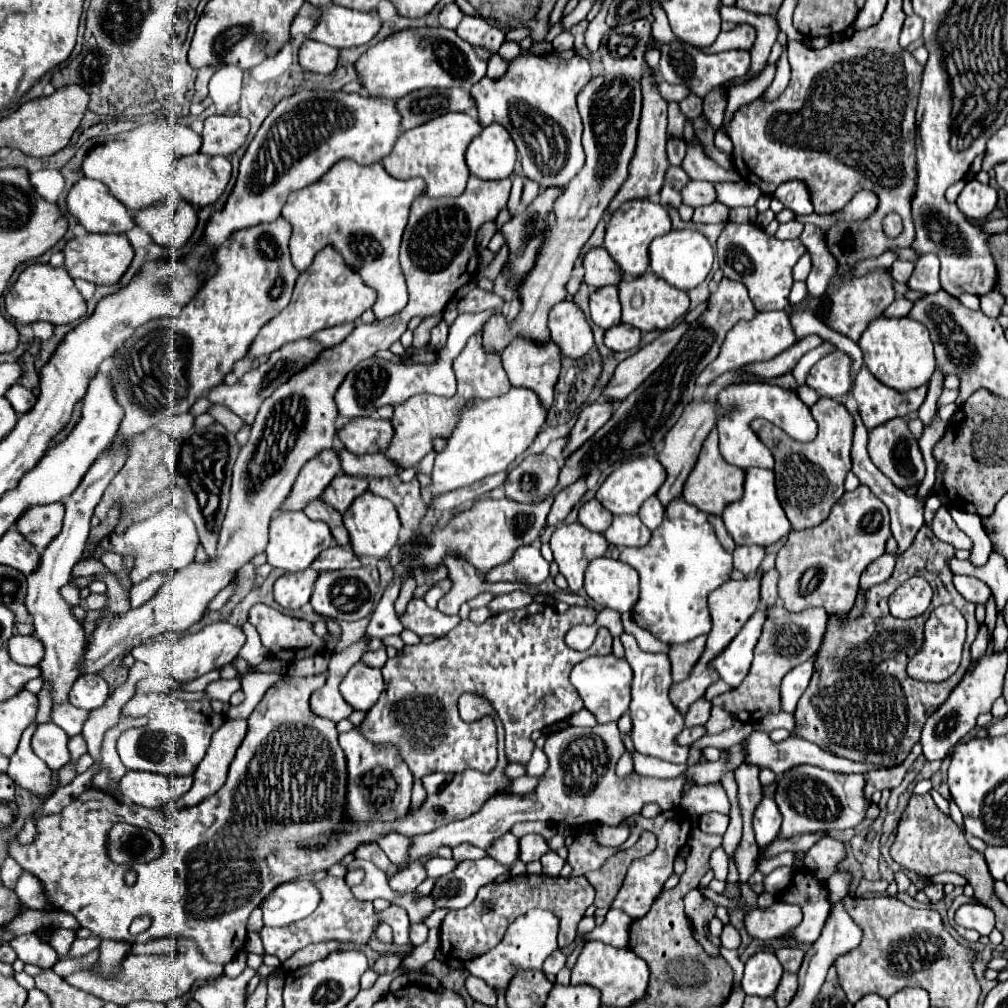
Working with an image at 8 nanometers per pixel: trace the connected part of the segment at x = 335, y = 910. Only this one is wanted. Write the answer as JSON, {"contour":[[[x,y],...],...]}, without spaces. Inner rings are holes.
{"contour":[[[325,877],[317,885],[321,891],[321,903],[309,917],[295,921],[295,923],[289,923],[285,927],[263,927],[261,929],[259,935],[261,935],[265,953],[277,955],[281,961],[285,961],[297,949],[303,949],[311,943],[321,943],[321,941],[341,941],[341,943],[353,943],[353,945],[361,947],[371,939],[371,933],[379,923],[387,923],[393,929],[397,945],[411,945],[407,911],[403,907],[389,905],[383,911],[375,911],[373,903],[355,899],[351,889],[347,887],[347,883],[343,879],[337,879],[337,877]]]}

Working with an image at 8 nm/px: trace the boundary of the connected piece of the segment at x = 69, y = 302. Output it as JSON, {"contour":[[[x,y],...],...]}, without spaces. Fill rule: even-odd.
{"contour":[[[29,265],[15,281],[13,293],[7,293],[5,311],[15,323],[21,323],[21,325],[31,325],[35,321],[65,325],[81,319],[87,311],[87,303],[63,267]]]}

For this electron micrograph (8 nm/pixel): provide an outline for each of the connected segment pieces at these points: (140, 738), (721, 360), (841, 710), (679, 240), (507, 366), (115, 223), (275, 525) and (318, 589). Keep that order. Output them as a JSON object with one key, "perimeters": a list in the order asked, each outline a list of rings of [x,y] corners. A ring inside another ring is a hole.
{"perimeters":[[[[205,695],[199,701],[181,701],[177,697],[173,697],[175,701],[169,705],[159,707],[159,711],[155,711],[153,715],[149,715],[149,723],[145,727],[137,727],[137,729],[127,729],[125,733],[121,733],[119,741],[117,741],[117,753],[121,757],[121,763],[131,769],[131,771],[149,771],[149,773],[161,773],[161,775],[193,775],[197,765],[203,761],[207,749],[209,749],[209,741],[211,735],[225,723],[225,717],[215,713],[211,709],[211,699],[209,695]]],[[[767,311],[767,313],[757,313],[751,321],[739,321],[729,335],[725,337],[721,351],[717,355],[717,359],[713,363],[709,363],[709,367],[705,367],[705,371],[697,377],[697,385],[707,387],[709,383],[715,381],[715,377],[723,375],[725,371],[733,371],[737,367],[741,367],[743,363],[753,363],[759,361],[759,357],[775,357],[777,353],[793,347],[797,343],[797,337],[791,329],[789,323],[789,313],[783,311]]],[[[923,525],[909,551],[897,559],[895,575],[885,583],[873,585],[865,593],[865,609],[857,619],[843,623],[841,613],[829,617],[811,683],[795,709],[795,737],[807,739],[825,751],[853,761],[881,765],[899,765],[905,761],[911,747],[919,741],[927,717],[937,711],[969,669],[969,647],[977,637],[975,605],[963,599],[951,583],[953,573],[947,567],[947,559],[953,555],[955,549],[949,543],[939,541],[933,531]],[[911,575],[921,575],[931,583],[931,609],[953,603],[967,619],[963,659],[959,669],[945,683],[921,683],[905,675],[905,663],[917,653],[917,647],[921,647],[921,627],[929,617],[929,611],[913,619],[895,619],[887,609],[887,599]]],[[[671,229],[667,235],[657,237],[649,245],[649,259],[651,269],[661,279],[671,283],[673,287],[679,287],[683,291],[689,291],[705,281],[705,277],[711,271],[713,265],[713,249],[707,241],[707,237],[693,229]]],[[[515,339],[501,355],[501,363],[511,385],[531,389],[539,397],[543,407],[553,405],[553,387],[557,383],[559,369],[561,369],[559,359],[561,359],[561,353],[557,351],[557,345],[553,345],[553,341],[547,343],[545,347],[537,347],[535,343],[527,343],[527,339]]],[[[95,179],[77,181],[67,195],[67,207],[89,233],[127,233],[135,227],[127,207]]],[[[301,511],[289,513],[289,515],[275,515],[269,525],[269,543],[265,549],[267,563],[287,573],[305,571],[319,557],[319,553],[331,545],[331,541],[333,537],[331,537],[329,527],[325,527],[325,523],[321,521],[307,519],[307,515]]],[[[363,565],[359,569],[319,573],[315,587],[313,587],[313,595],[311,595],[311,605],[315,613],[323,617],[329,617],[335,621],[357,621],[373,613],[377,583],[379,583],[379,573],[377,573],[377,567],[373,565]]]]}

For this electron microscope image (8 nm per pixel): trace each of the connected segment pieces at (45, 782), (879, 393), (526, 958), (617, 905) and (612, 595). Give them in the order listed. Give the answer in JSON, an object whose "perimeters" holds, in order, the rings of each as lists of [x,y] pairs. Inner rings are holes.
{"perimeters":[[[[31,723],[17,747],[17,751],[9,759],[9,769],[7,775],[13,779],[15,787],[21,787],[29,791],[37,799],[47,799],[53,795],[53,785],[51,785],[51,769],[37,759],[37,755],[31,749],[31,735],[35,731],[35,723]]],[[[867,367],[855,375],[853,395],[859,405],[859,415],[867,429],[873,429],[893,417],[905,417],[917,413],[927,395],[927,385],[921,385],[913,391],[899,393],[891,387],[885,387],[877,381]]],[[[533,909],[533,911],[517,917],[517,921],[511,923],[503,941],[497,947],[493,947],[485,955],[479,955],[479,957],[467,961],[465,967],[475,977],[483,979],[487,985],[505,989],[509,985],[509,979],[513,977],[513,971],[517,971],[517,969],[541,969],[543,961],[557,949],[557,933],[559,933],[557,915],[553,915],[551,911],[545,911],[545,909]]],[[[673,809],[673,811],[665,811],[659,813],[653,819],[645,819],[643,815],[635,815],[633,817],[633,825],[631,825],[631,835],[623,845],[633,845],[641,833],[651,831],[657,837],[657,849],[655,853],[649,853],[643,859],[635,859],[631,863],[631,867],[627,869],[627,877],[623,879],[623,887],[619,889],[615,901],[613,901],[613,909],[621,909],[625,911],[631,919],[639,919],[643,915],[649,913],[653,901],[657,899],[657,895],[663,891],[663,883],[673,875],[673,861],[677,857],[677,853],[681,851],[681,847],[687,843],[689,833],[691,833],[691,819],[683,809]]],[[[611,557],[593,559],[585,571],[585,591],[599,607],[631,611],[639,591],[637,571]]]]}

